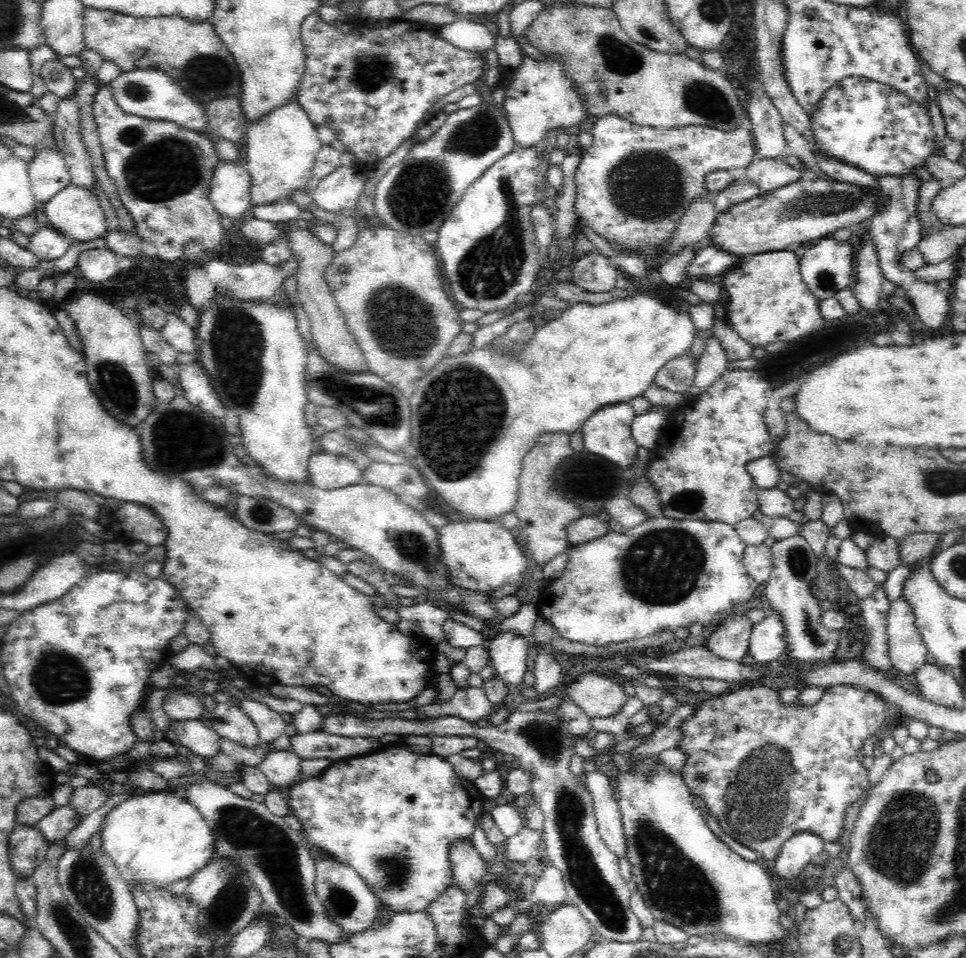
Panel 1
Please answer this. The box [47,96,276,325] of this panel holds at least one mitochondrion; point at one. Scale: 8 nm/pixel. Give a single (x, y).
(157, 169)

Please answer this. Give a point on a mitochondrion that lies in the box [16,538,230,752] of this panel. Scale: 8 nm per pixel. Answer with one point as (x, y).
(65, 680)

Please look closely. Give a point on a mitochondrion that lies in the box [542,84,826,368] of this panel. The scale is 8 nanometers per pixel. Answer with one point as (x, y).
(648, 186)

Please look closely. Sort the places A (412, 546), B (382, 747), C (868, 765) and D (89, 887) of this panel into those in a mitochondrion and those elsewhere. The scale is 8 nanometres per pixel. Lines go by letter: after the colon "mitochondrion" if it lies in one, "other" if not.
A: mitochondrion
B: other
C: other
D: mitochondrion

